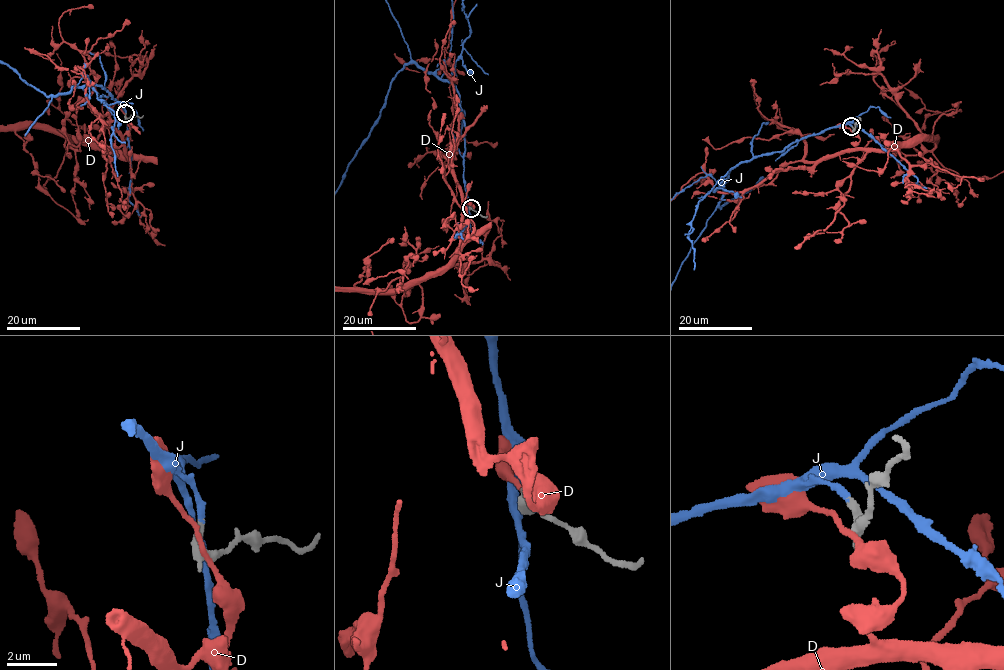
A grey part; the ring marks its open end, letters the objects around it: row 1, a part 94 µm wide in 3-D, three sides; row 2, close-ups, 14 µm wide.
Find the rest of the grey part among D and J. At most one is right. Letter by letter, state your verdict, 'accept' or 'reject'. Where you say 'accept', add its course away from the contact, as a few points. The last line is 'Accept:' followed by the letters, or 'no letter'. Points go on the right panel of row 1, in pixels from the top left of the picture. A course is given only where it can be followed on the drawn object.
D: reject
J: accept
Accept: J

